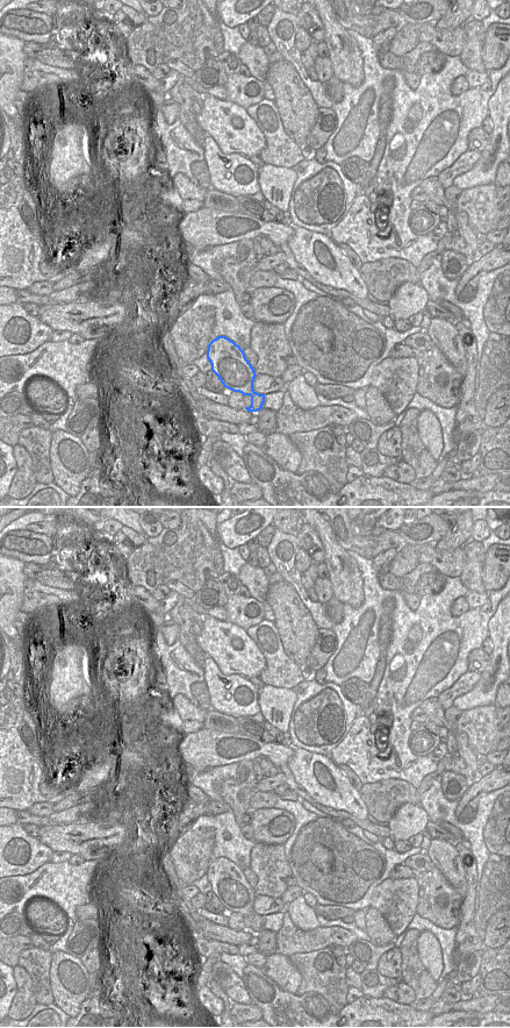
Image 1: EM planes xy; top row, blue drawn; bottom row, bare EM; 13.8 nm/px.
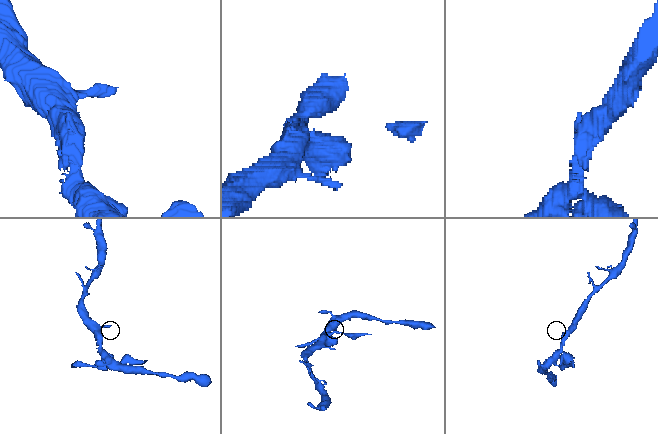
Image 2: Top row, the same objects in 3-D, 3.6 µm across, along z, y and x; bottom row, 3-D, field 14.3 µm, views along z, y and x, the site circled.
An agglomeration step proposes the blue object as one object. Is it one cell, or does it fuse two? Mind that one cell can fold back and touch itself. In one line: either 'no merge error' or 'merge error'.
merge error

